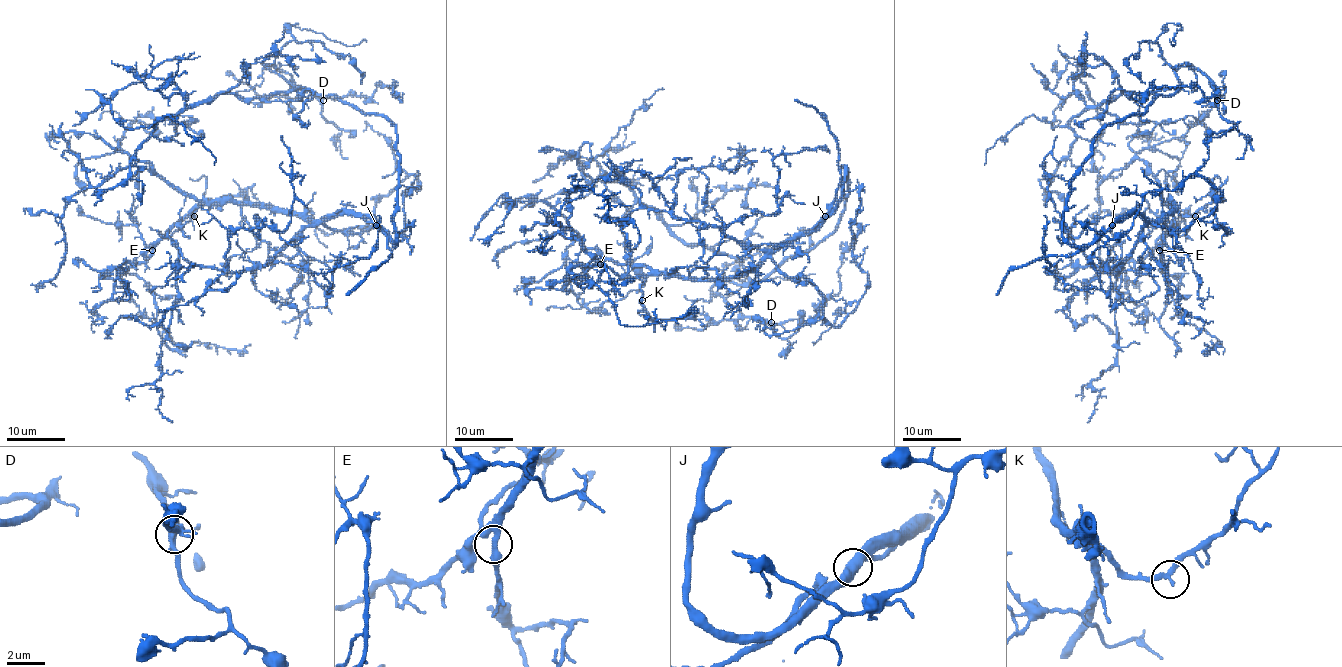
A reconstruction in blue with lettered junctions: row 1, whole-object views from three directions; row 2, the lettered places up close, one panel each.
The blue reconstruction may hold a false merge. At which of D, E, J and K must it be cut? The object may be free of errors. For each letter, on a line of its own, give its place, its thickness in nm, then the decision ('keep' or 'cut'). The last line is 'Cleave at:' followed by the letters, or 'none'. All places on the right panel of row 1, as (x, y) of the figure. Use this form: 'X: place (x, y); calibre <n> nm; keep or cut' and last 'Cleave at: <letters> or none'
D: place (1217, 100); calibre 320 nm; keep
E: place (1159, 250); calibre 360 nm; keep
J: place (1112, 225); calibre 550 nm; keep
K: place (1195, 216); calibre 260 nm; keep
Cleave at: none

